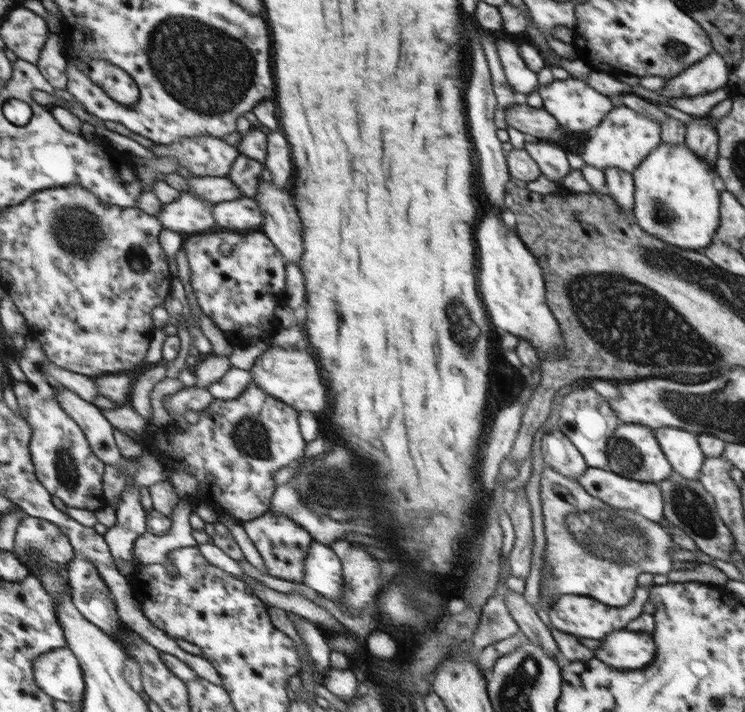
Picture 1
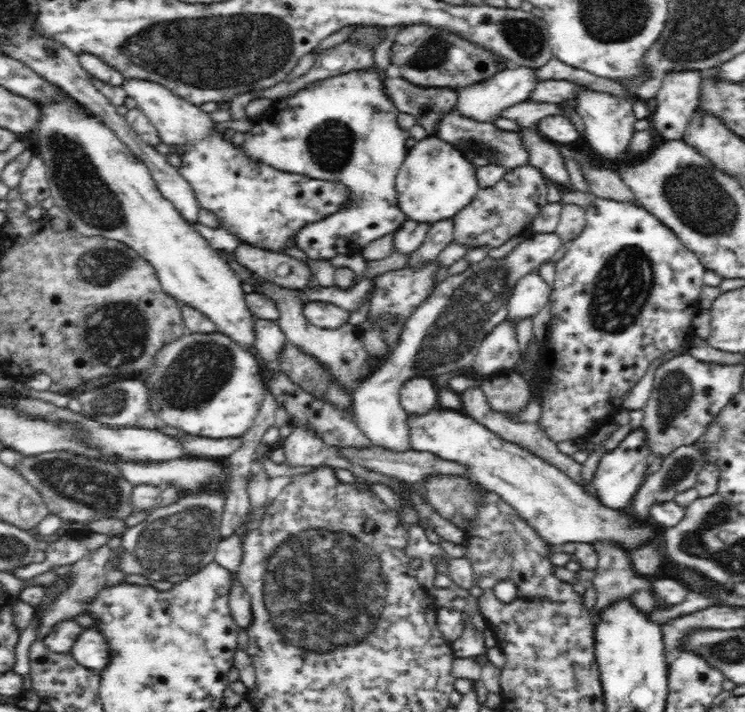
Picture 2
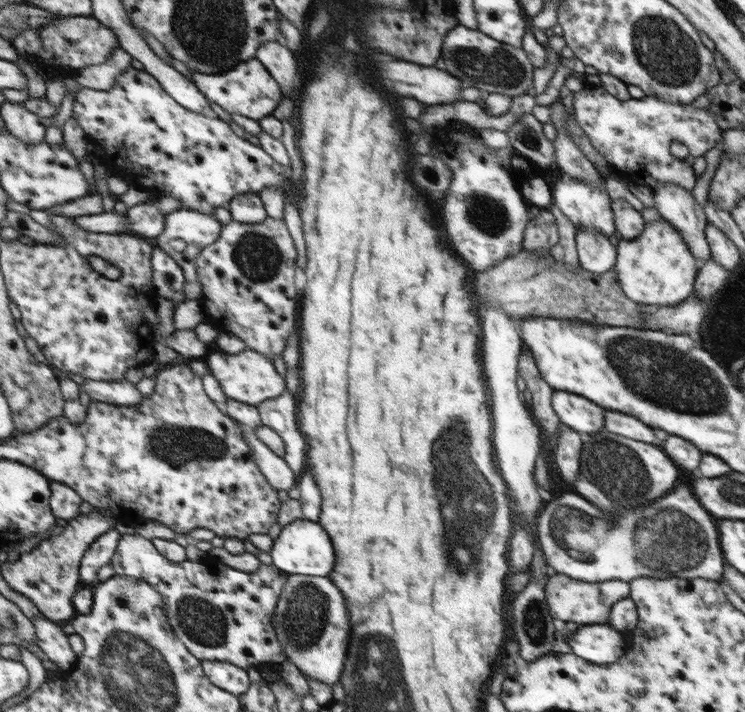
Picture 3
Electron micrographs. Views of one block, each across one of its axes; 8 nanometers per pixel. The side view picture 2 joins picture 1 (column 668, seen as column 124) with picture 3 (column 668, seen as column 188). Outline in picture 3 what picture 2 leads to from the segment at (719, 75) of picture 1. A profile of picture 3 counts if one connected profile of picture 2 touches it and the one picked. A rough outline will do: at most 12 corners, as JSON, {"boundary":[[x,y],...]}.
{"boundary":[[573,94],[575,121],[613,169],[690,192],[721,131],[693,104]]}

